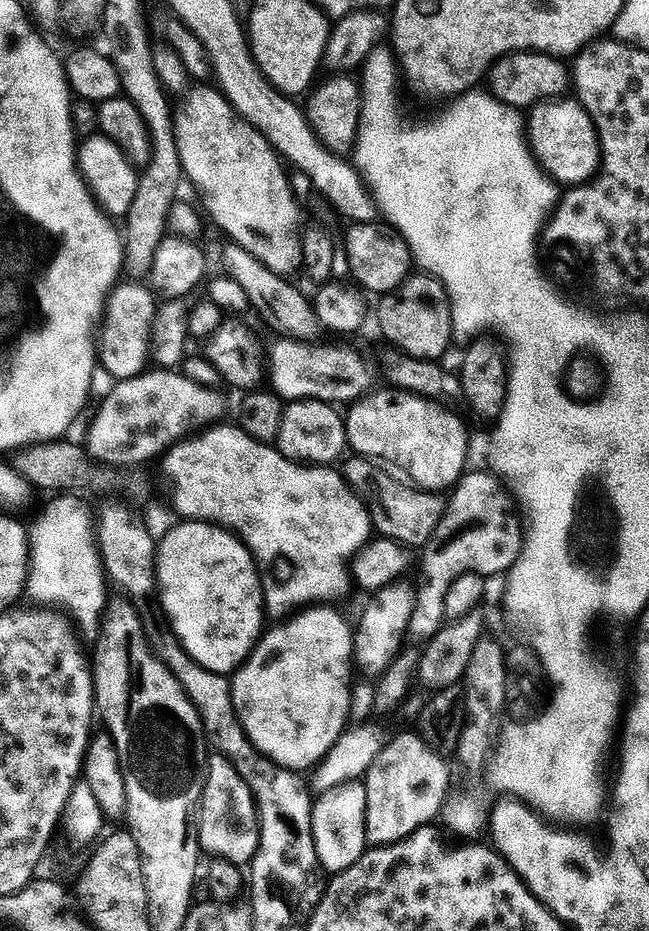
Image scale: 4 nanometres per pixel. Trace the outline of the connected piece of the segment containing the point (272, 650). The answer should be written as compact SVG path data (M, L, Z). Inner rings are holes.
M314 606L309 610L299 613L297 620L292 620L289 624L284 624L281 628L276 628L272 633L269 631L266 638L261 639L252 651L244 667L239 669L231 677L233 704L236 707L236 713L239 715L241 725L243 725L245 734L252 741L253 747L256 748L259 755L266 756L279 764L284 770L299 770L298 768L315 769L324 759L328 752L339 742L339 738L349 727L348 715L352 712L352 672L354 676L354 632L348 624L334 612L330 606Z

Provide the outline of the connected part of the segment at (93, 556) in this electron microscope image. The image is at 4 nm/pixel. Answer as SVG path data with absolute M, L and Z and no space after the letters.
M54 506L49 507L44 521L30 532L27 595L36 599L33 601L43 602L48 606L63 606L81 625L99 625L110 596L109 593L104 593L106 573L101 550L99 548L92 552L95 541L97 540L88 540L88 520L84 520L80 512L72 512L72 516L64 512L64 516L59 516Z

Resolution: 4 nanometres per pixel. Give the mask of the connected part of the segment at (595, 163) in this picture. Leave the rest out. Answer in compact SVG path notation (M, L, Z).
M562 98L557 102L537 104L531 109L530 144L541 168L552 177L553 181L564 186L583 186L599 173L602 167L600 135L596 132L594 122L588 117L584 105L572 98Z

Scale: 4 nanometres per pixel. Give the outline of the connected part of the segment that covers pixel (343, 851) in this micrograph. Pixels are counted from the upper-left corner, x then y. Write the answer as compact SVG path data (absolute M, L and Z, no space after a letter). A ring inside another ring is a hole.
M362 782L342 784L329 792L319 793L312 805L311 817L310 838L325 873L350 870L354 862L364 857L369 842L366 838L366 786Z

